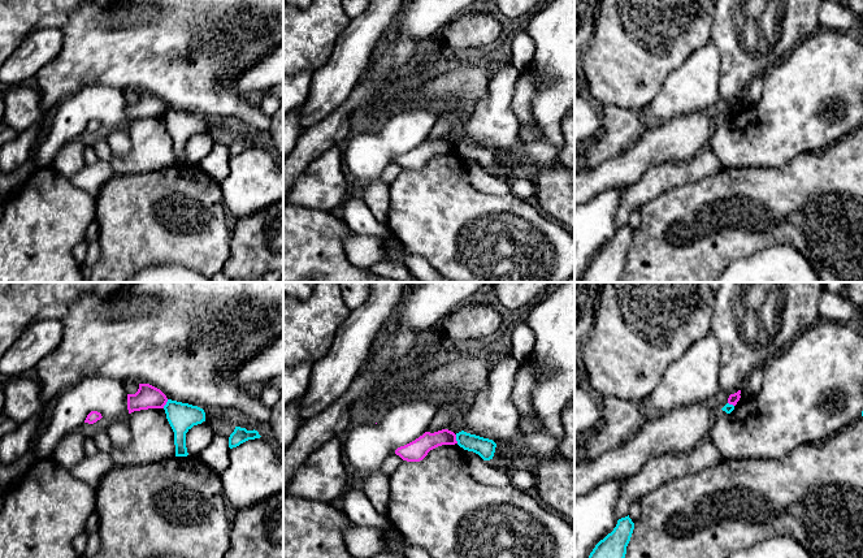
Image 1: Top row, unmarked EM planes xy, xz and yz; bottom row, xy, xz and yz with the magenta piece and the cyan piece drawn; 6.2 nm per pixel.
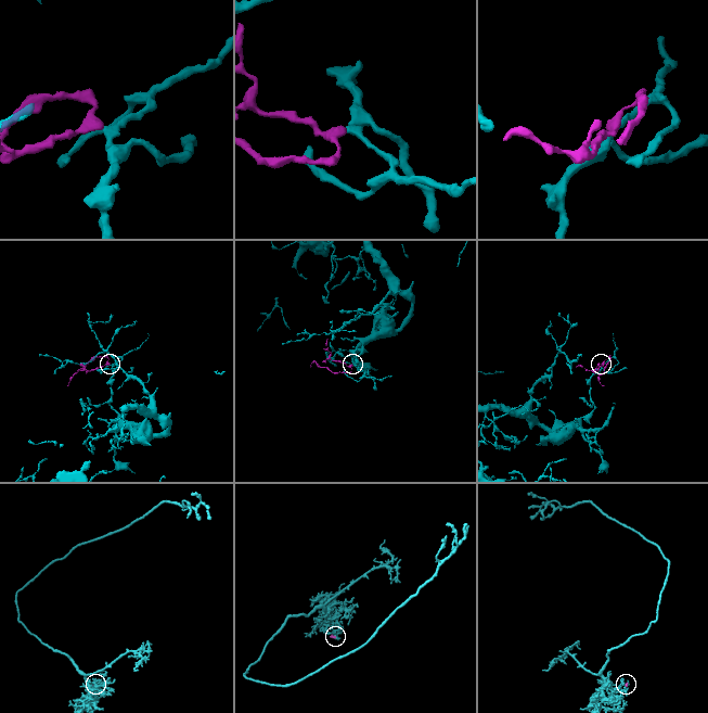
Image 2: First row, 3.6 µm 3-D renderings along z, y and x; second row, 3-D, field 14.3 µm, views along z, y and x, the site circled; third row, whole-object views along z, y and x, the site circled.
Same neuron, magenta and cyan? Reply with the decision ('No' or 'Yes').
No

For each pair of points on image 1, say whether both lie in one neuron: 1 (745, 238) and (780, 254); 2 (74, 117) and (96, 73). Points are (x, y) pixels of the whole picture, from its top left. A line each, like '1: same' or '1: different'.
1: different
2: different

